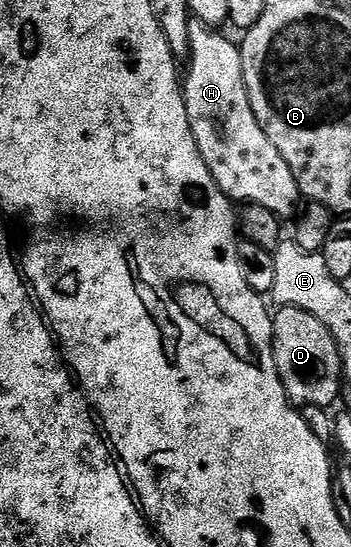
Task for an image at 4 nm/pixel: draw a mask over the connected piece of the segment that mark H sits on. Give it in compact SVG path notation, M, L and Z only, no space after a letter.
M194 23L190 27L190 53L194 59L190 70L184 73L188 123L216 183L235 203L268 207L268 211L283 219L297 214L302 190L284 155L276 151L256 119L241 48L217 28Z

